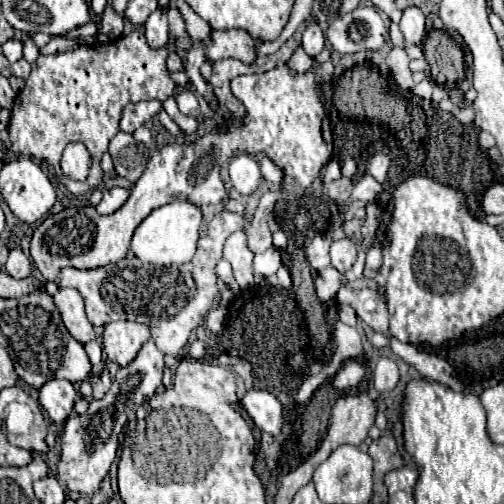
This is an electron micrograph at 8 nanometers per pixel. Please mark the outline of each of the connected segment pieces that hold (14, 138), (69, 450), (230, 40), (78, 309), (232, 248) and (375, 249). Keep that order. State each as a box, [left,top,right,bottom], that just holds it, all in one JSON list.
[[8,31,176,195],[58,339,164,495],[204,29,258,63],[54,287,94,345],[224,231,254,291],[366,243,382,269]]

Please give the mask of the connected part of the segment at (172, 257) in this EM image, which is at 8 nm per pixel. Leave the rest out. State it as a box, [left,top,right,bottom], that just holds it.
[130,201,202,265]

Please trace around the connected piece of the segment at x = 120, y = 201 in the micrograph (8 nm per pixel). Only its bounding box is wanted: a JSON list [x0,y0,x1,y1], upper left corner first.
[96,187,130,215]

